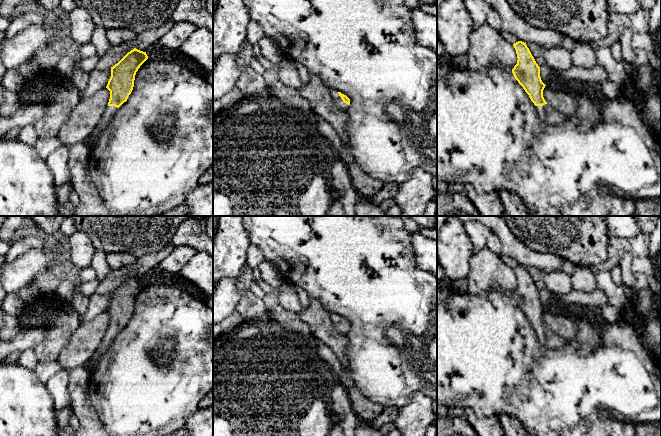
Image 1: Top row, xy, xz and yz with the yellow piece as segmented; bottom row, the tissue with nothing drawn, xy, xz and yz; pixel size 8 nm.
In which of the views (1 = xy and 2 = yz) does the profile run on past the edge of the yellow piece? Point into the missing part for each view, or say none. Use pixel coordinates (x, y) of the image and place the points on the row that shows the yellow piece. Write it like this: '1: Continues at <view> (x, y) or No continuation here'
1: Continues at xy (110, 111)
2: Continues at yz (548, 115)

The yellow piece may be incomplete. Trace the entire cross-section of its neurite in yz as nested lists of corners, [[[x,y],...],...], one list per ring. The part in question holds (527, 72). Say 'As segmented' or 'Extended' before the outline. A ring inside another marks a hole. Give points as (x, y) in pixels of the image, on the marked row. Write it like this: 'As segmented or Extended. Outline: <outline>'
Extended. Outline: [[[518,41],[513,46],[516,50],[518,60],[512,69],[512,73],[536,106],[540,120],[547,125],[556,125],[565,122],[567,116],[551,107],[543,97],[543,90],[546,85],[541,80],[540,67],[526,43]]]

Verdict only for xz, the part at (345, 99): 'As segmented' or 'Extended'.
Extended

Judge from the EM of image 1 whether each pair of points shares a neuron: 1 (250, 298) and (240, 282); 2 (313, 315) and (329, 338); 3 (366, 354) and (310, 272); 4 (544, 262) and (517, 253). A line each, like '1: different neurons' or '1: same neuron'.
1: different neurons
2: same neuron
3: same neuron
4: same neuron

